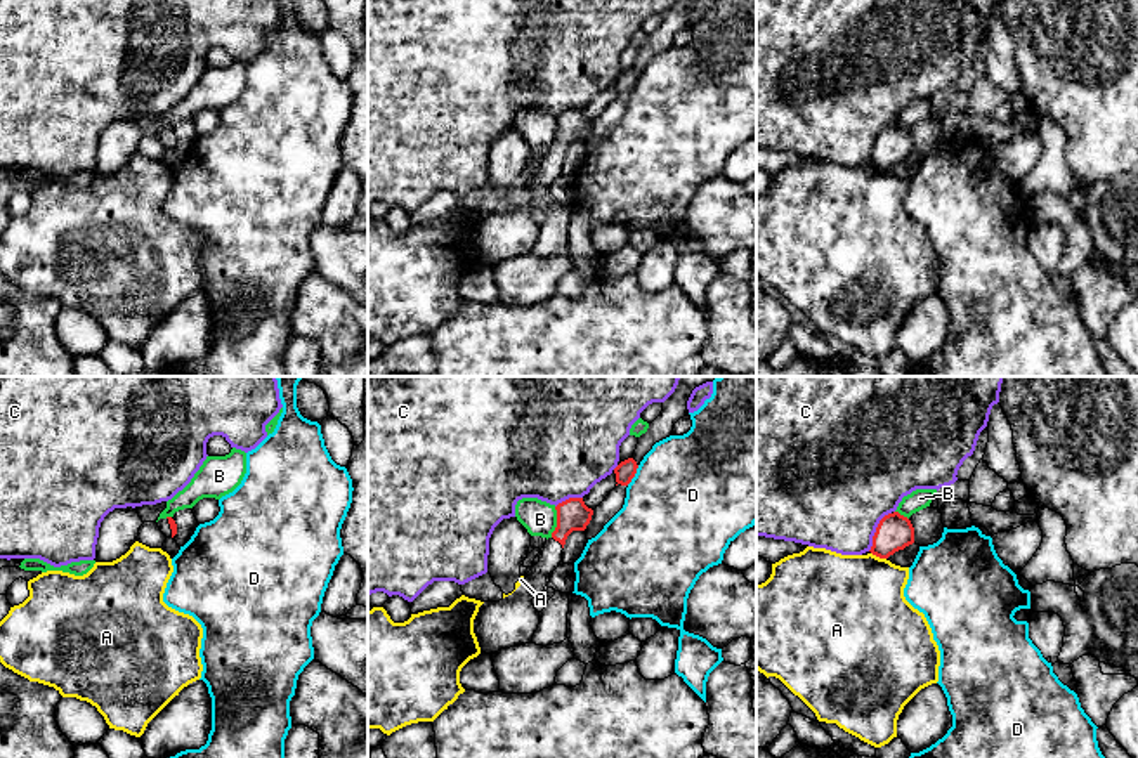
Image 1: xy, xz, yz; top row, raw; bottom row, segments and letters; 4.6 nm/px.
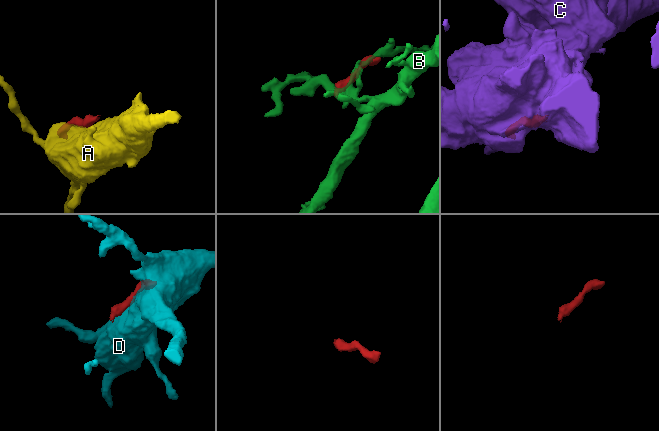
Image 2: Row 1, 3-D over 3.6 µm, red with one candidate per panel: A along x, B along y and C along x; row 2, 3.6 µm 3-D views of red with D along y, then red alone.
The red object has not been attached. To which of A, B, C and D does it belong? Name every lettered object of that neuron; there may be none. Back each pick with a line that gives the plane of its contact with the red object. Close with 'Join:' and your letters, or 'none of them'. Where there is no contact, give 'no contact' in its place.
Join: none of them

